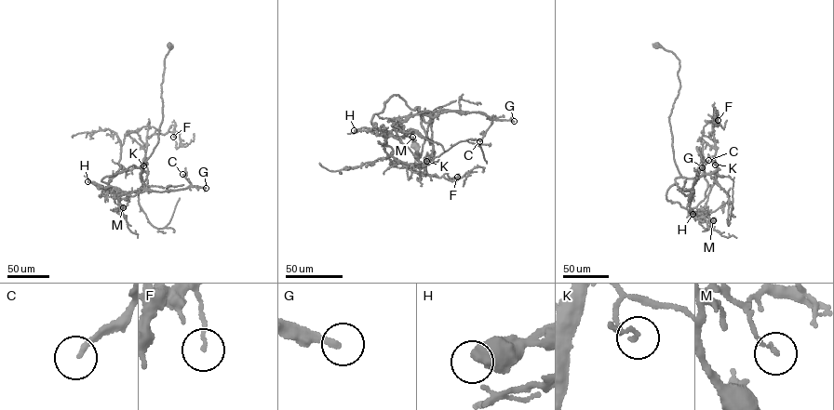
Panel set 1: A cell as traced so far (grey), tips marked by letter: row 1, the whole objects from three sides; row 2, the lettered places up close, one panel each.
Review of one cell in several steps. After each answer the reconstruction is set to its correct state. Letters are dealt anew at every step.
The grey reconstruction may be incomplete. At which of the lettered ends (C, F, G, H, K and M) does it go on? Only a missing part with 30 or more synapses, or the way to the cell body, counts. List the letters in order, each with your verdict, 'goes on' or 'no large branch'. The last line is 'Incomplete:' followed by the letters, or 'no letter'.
C: goes on
F: no large branch
G: goes on
H: goes on
K: no large branch
M: no large branch
Incomplete: C, G, H

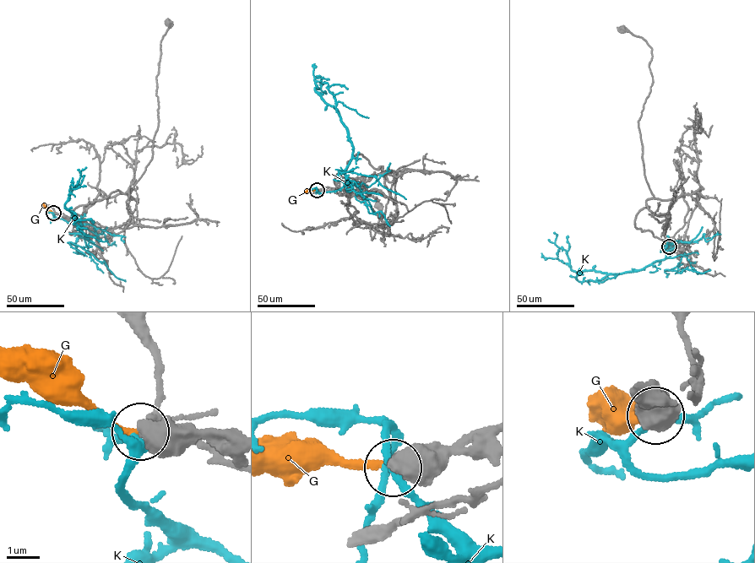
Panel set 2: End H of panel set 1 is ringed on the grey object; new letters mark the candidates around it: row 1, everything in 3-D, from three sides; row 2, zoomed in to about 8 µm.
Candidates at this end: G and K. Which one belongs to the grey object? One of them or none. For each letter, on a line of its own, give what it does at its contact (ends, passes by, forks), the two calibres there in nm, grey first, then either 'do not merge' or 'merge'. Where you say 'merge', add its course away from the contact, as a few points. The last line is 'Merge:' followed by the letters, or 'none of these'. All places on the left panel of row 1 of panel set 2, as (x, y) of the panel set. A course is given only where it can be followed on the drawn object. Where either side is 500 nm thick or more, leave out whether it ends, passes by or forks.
G: 700 nm thick on the grey side, 240 nm on the other; merge; it runs (53, 213), (43, 203)
K: 700 nm thick on the grey side, 180 nm on the other; do not merge
Merge: G

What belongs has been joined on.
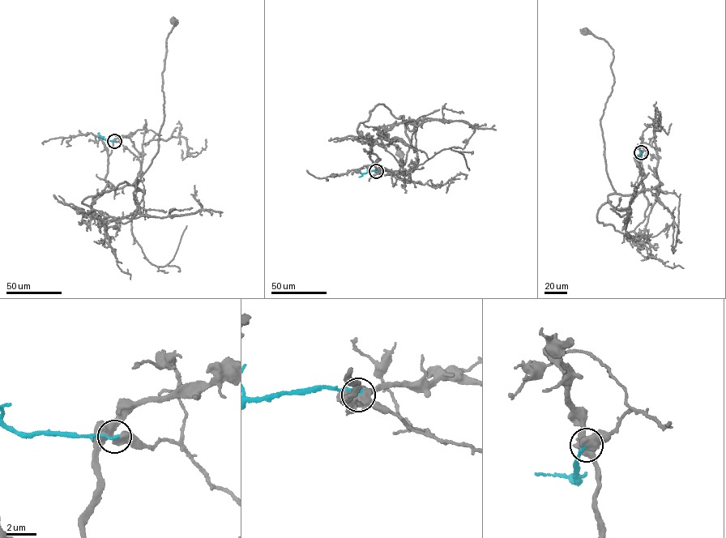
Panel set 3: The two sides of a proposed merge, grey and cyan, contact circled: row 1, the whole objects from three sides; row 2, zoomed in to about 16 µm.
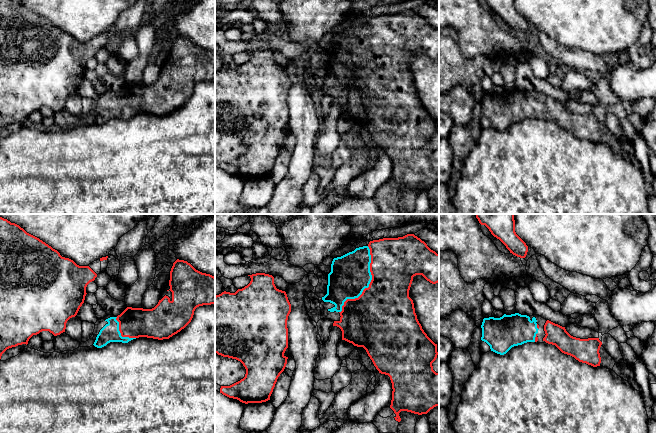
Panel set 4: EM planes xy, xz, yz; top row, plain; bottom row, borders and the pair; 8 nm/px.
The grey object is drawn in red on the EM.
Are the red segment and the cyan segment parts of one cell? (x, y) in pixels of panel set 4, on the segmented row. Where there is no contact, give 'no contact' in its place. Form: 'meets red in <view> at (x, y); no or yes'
meets red in xz at (369, 284); yes

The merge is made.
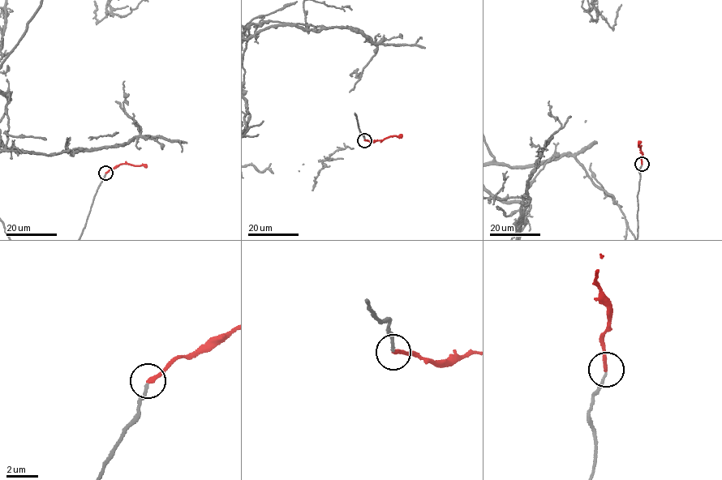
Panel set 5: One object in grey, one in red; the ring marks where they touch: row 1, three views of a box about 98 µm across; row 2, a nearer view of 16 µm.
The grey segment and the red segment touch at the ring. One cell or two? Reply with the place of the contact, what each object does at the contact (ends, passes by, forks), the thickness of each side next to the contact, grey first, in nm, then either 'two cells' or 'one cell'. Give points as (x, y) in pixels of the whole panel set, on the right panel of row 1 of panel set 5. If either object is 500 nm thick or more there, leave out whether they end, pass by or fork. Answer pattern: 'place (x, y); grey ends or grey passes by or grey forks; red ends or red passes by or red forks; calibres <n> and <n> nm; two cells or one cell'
place (642, 164); grey ends; red ends; calibres 140 and 240 nm; one cell

